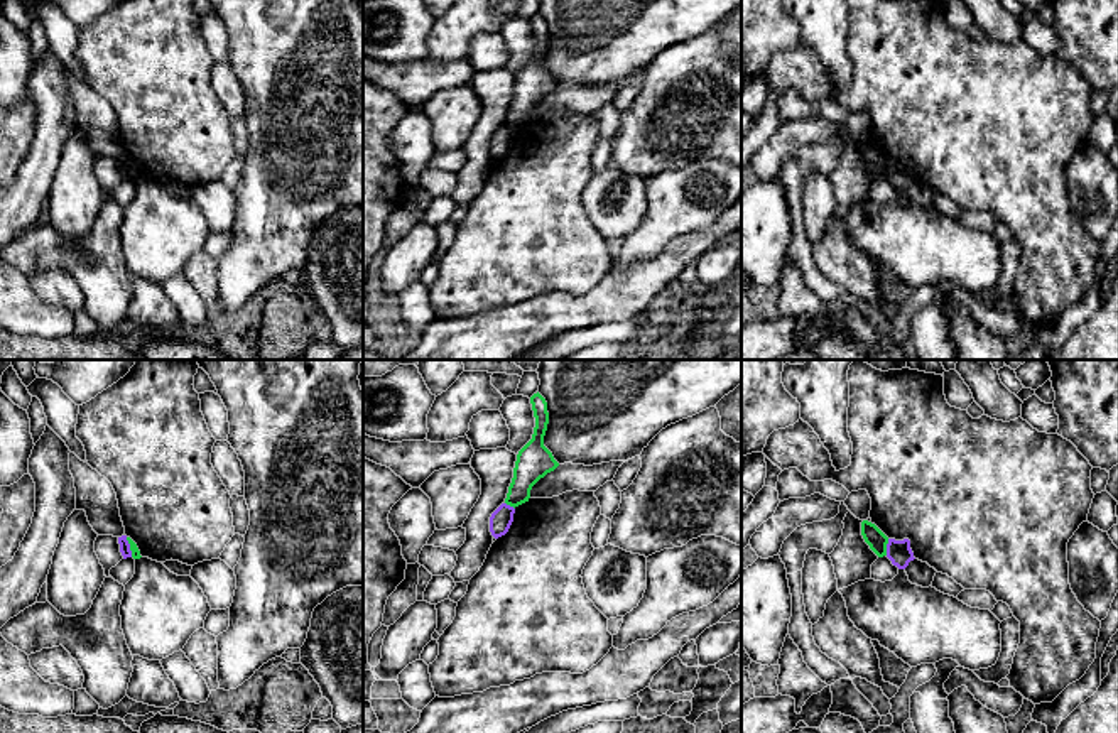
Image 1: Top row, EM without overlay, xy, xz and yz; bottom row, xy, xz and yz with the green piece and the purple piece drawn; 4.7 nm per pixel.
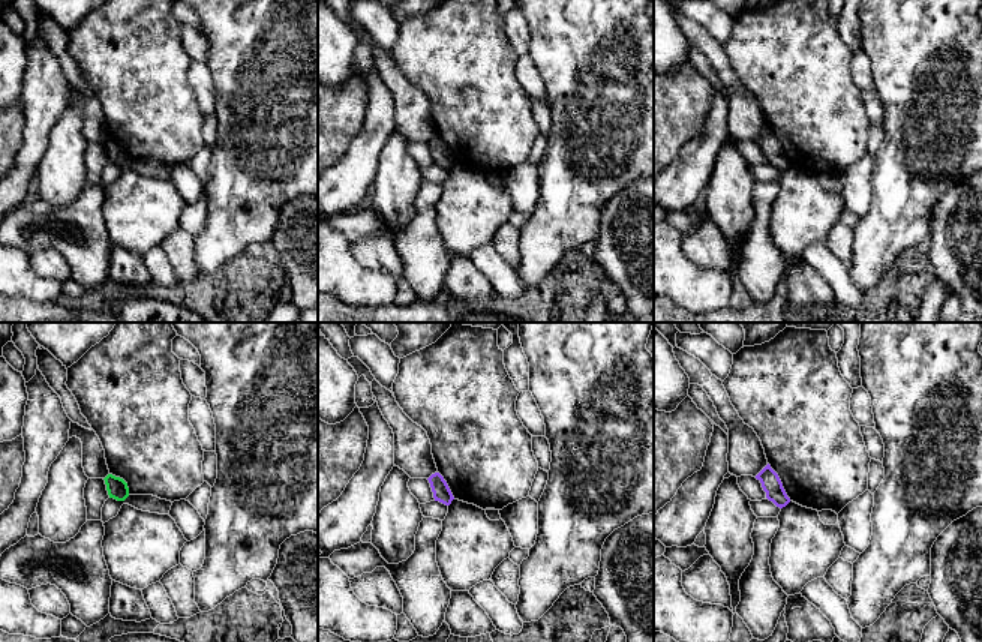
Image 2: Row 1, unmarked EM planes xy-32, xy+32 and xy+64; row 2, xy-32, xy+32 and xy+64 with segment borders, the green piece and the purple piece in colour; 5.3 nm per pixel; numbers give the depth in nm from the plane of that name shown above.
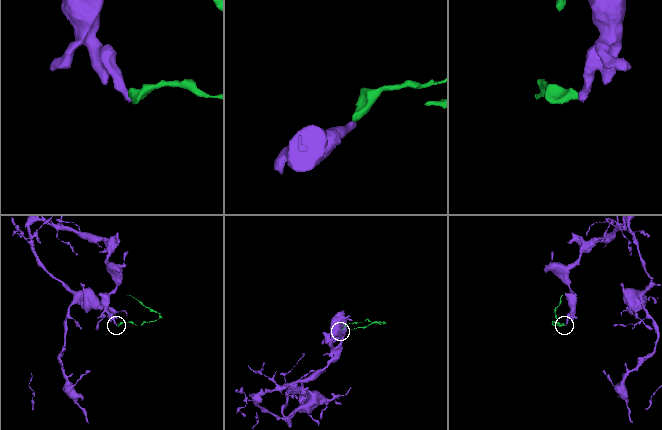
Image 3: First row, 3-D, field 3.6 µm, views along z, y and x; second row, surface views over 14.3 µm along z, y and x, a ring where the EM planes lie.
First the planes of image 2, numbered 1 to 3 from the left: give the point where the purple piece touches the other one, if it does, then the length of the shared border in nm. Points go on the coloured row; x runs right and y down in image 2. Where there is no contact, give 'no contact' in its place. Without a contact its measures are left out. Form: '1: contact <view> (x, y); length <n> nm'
1: no contact
2: no contact
3: no contact

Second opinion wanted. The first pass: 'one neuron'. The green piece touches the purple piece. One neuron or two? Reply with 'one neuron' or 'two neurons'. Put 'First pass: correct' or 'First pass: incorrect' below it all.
two neurons
First pass: incorrect

